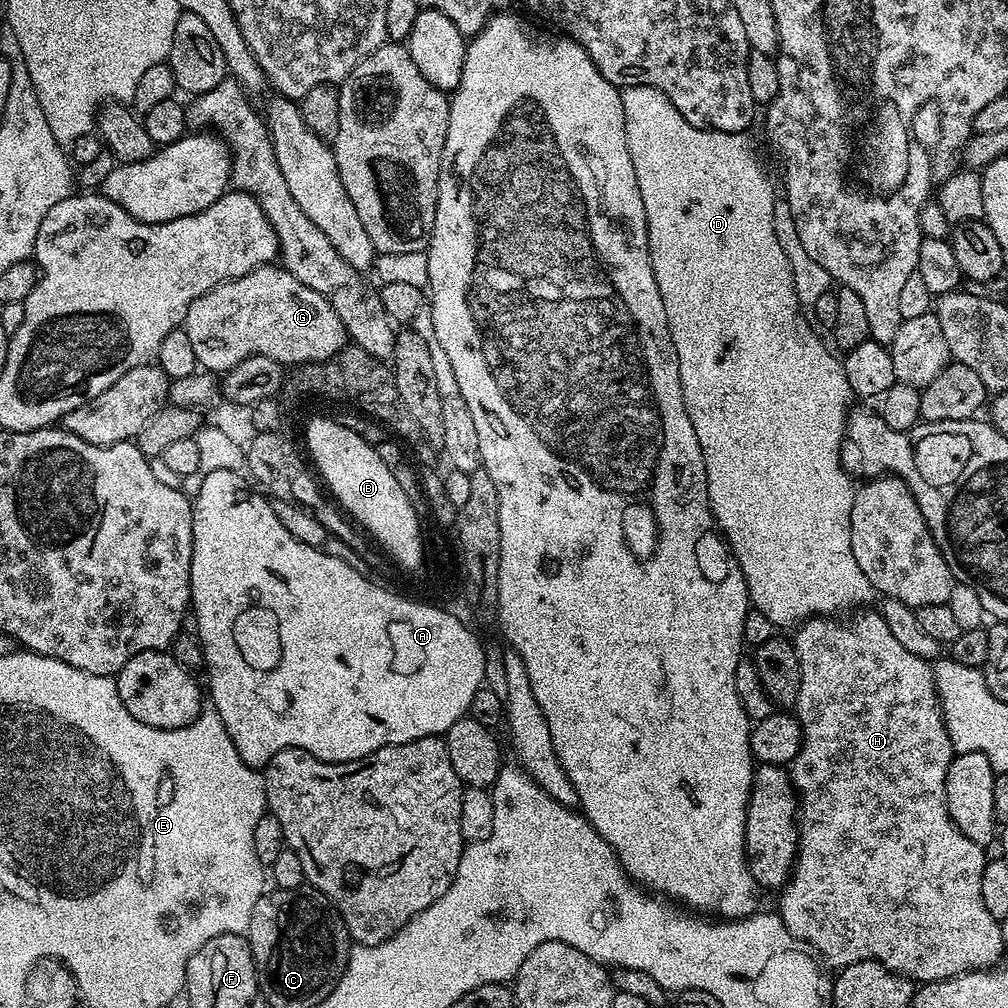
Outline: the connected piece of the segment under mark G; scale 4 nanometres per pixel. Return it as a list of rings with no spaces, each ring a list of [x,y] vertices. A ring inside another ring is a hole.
[[[283,266],[256,268],[237,280],[211,288],[190,306],[182,327],[194,346],[199,367],[213,374],[223,374],[251,356],[274,358],[285,366],[313,364],[336,356],[346,344],[346,333],[334,306],[318,290],[310,290],[310,286],[298,282]]]

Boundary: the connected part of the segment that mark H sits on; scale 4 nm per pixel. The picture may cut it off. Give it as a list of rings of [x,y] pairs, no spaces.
[[[860,610],[855,616],[856,620],[849,624],[839,624],[839,619],[836,618],[813,618],[803,621],[795,629],[797,632],[794,643],[800,663],[800,689],[794,705],[794,715],[804,729],[804,741],[799,754],[790,765],[792,784],[798,797],[798,847],[792,873],[779,893],[779,918],[792,936],[797,936],[799,940],[811,945],[822,960],[824,955],[823,963],[833,964],[833,969],[836,970],[859,960],[877,960],[892,972],[899,972],[913,982],[948,980],[963,972],[991,970],[1001,963],[1000,955],[1006,948],[1006,942],[1002,938],[1001,921],[994,919],[990,910],[986,910],[986,902],[982,902],[985,849],[966,838],[966,834],[956,828],[946,806],[944,783],[948,767],[952,764],[954,749],[944,725],[944,716],[940,713],[940,698],[936,694],[932,664],[918,658],[918,654],[910,654],[910,650],[904,649],[895,640],[894,634],[890,634],[890,626],[886,626],[879,611]]]

